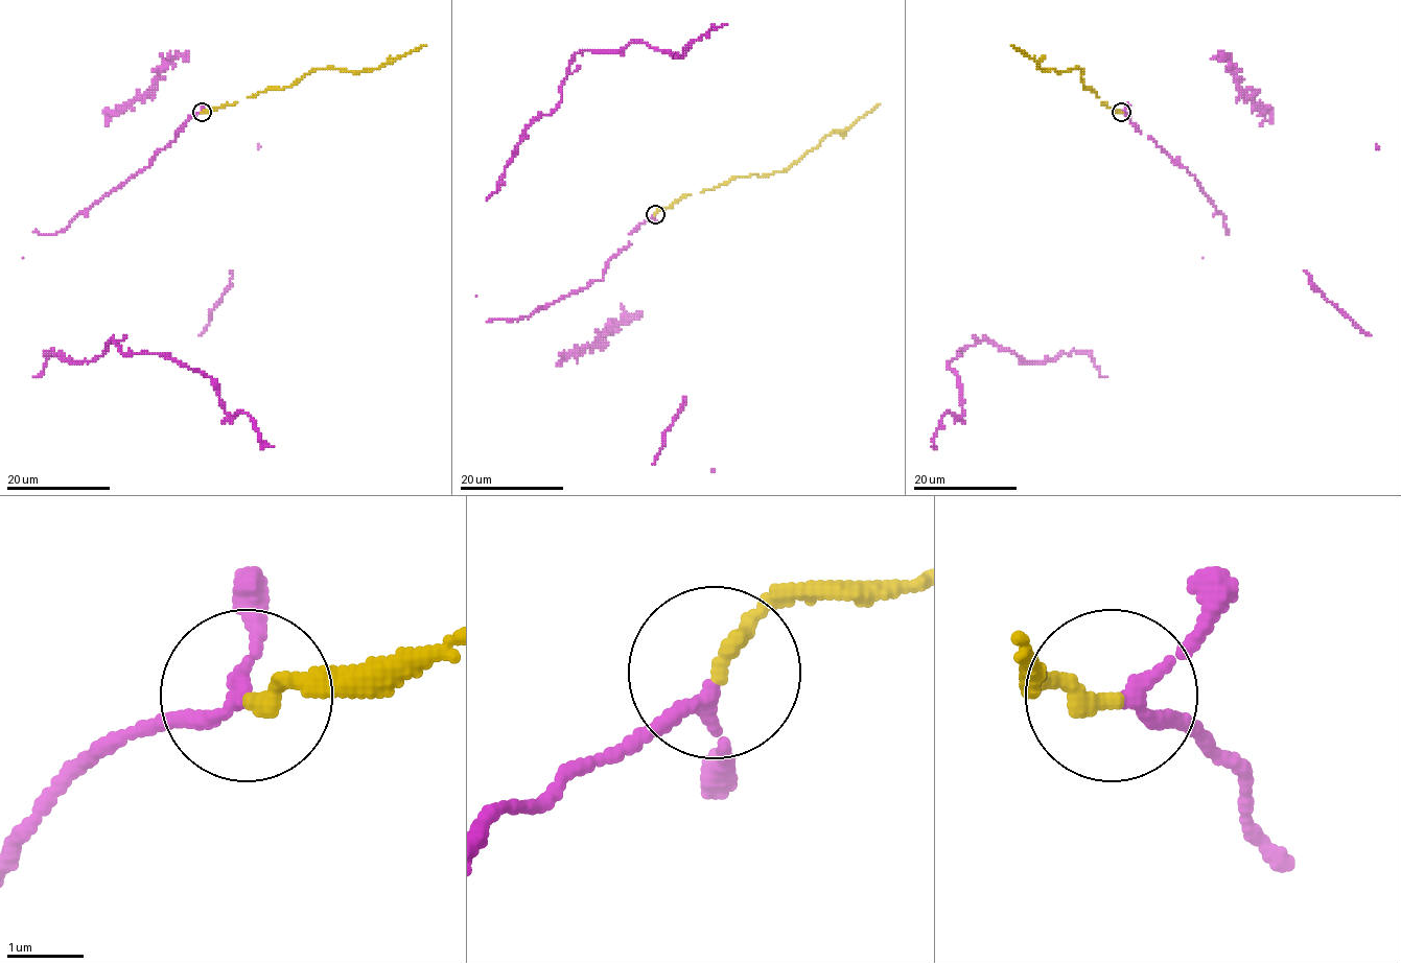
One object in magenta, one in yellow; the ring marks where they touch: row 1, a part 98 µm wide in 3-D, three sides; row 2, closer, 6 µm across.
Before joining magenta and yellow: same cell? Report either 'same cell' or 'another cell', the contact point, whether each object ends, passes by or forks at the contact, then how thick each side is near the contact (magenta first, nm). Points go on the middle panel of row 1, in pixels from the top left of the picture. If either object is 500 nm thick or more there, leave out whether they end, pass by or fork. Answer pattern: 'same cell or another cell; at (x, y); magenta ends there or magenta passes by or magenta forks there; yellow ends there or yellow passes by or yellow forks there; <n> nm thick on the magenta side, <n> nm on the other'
same cell; at (655, 214); magenta passes by; yellow ends there; 160 nm thick on the magenta side, 220 nm on the other

